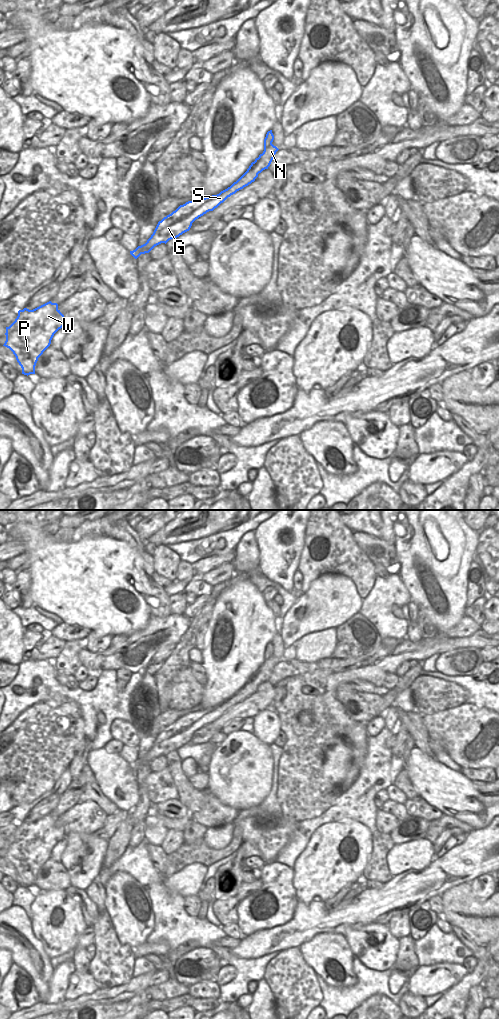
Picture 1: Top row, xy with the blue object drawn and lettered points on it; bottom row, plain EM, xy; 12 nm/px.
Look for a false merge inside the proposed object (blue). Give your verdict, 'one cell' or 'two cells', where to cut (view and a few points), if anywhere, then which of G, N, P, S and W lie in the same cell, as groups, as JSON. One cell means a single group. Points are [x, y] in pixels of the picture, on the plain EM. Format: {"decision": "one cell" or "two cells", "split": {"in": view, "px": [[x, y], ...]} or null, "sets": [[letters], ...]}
{"decision": "two cells", "split": {"in": "xy", "px": [[232, 696], [240, 696], [243, 699]]}, "sets": [["G", "P", "S", "W"], ["N"]]}

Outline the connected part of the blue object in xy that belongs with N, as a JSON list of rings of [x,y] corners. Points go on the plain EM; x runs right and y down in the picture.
[[[272,642],[268,643],[264,651],[264,663],[251,675],[247,683],[236,693],[233,697],[242,697],[243,699],[248,698],[258,689],[258,686],[263,682],[268,681],[270,678],[274,667],[279,662],[276,658],[272,656],[274,652],[274,647]]]

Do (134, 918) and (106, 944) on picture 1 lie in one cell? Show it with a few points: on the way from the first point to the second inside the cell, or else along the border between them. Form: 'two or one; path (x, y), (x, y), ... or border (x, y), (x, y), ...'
two; border (108, 912), (117, 939), (132, 947)

